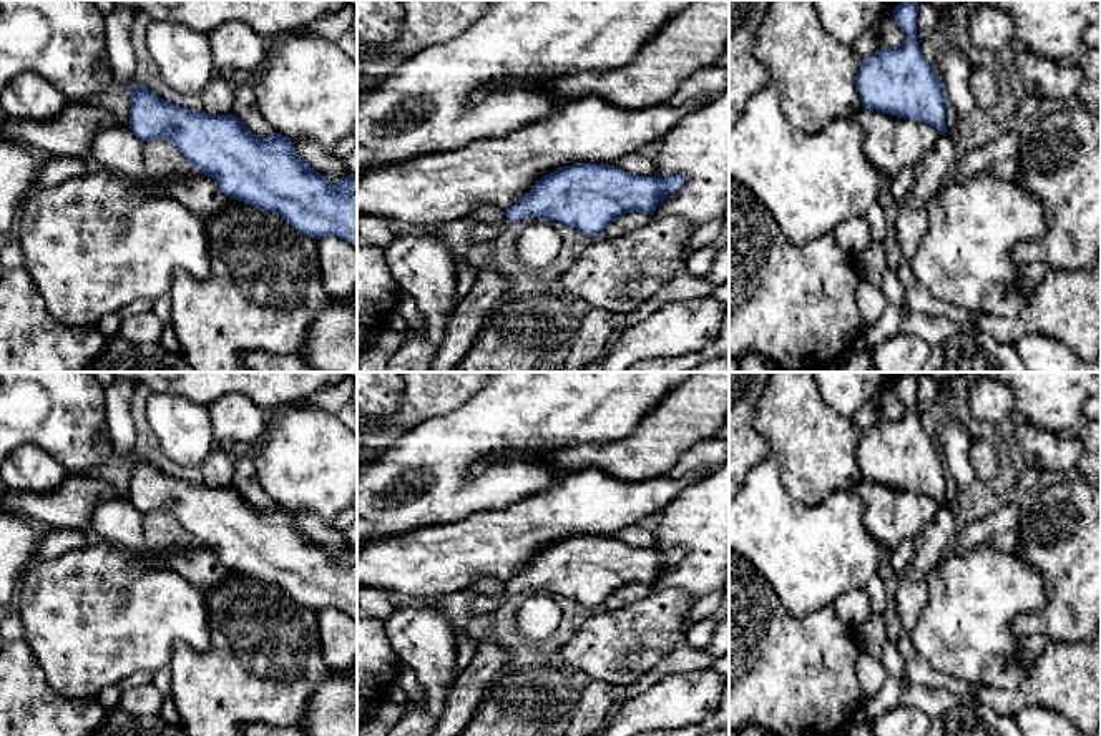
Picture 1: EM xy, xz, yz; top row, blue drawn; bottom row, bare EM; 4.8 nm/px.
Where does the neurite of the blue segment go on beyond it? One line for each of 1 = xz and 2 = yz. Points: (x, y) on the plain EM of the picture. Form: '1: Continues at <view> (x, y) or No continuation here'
1: No continuation here
2: No continuation here

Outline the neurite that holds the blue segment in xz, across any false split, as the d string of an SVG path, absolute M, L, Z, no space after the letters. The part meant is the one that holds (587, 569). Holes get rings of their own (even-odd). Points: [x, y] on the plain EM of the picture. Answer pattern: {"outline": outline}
{"outline": "M576 535L545 547L513 578L505 580L505 588L506 593L538 588L591 608L626 585L653 586L684 555L683 547L639 548L614 537Z"}

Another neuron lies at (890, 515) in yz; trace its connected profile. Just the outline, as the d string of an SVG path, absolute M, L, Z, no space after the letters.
M864 478L855 487L855 493L864 503L865 528L888 552L903 540L913 540L933 520L938 508L930 497Z

